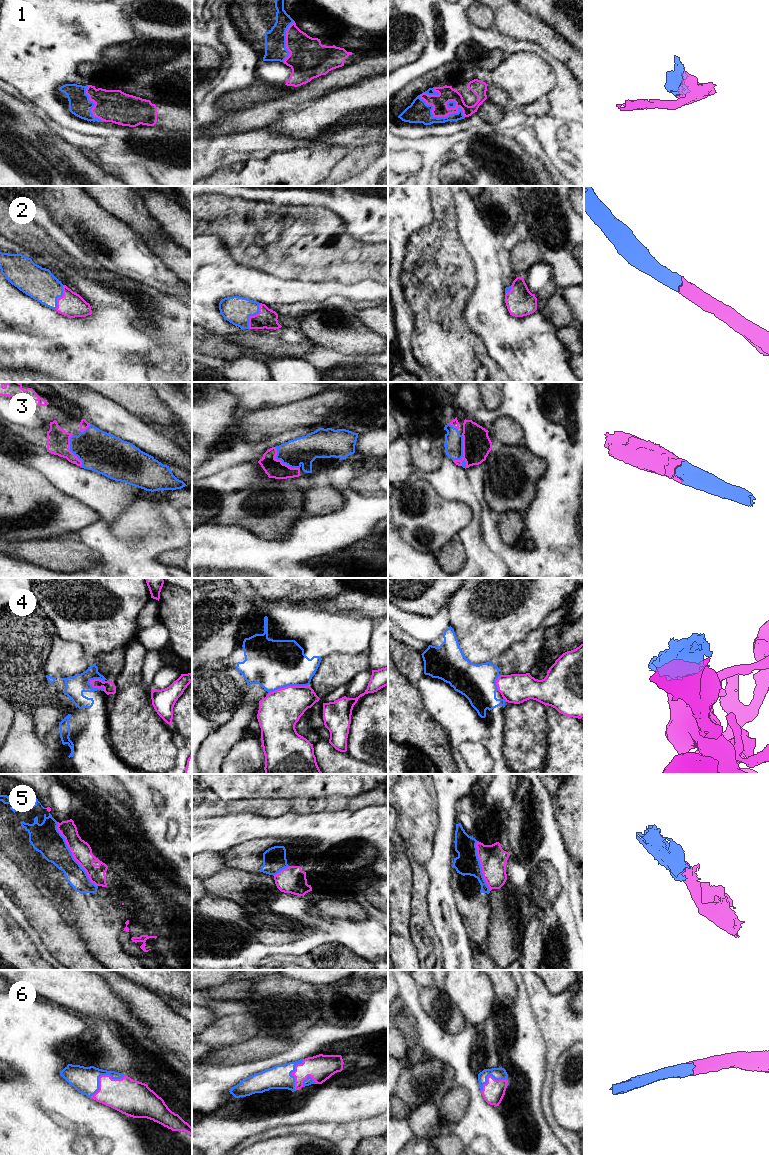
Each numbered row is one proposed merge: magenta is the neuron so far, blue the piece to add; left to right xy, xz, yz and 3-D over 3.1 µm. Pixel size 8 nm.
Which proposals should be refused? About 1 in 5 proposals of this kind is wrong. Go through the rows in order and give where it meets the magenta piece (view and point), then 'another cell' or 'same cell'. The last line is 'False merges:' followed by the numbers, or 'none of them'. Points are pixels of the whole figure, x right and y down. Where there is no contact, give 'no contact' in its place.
1: contact yz (441, 116); same cell
2: contact xz (252, 316); same cell
3: contact yz (463, 451); same cell
4: contact xz (288, 686); another cell
5: contact xy (72, 854); another cell
6: contact xy (102, 1075); same cell
False merges: 4, 5

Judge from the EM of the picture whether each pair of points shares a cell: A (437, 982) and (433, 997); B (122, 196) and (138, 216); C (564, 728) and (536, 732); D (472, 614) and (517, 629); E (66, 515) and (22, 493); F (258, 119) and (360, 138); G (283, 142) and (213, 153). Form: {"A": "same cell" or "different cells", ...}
{"A": "different cells", "B": "same cell", "C": "different cells", "D": "same cell", "E": "same cell", "F": "different cells", "G": "same cell"}

